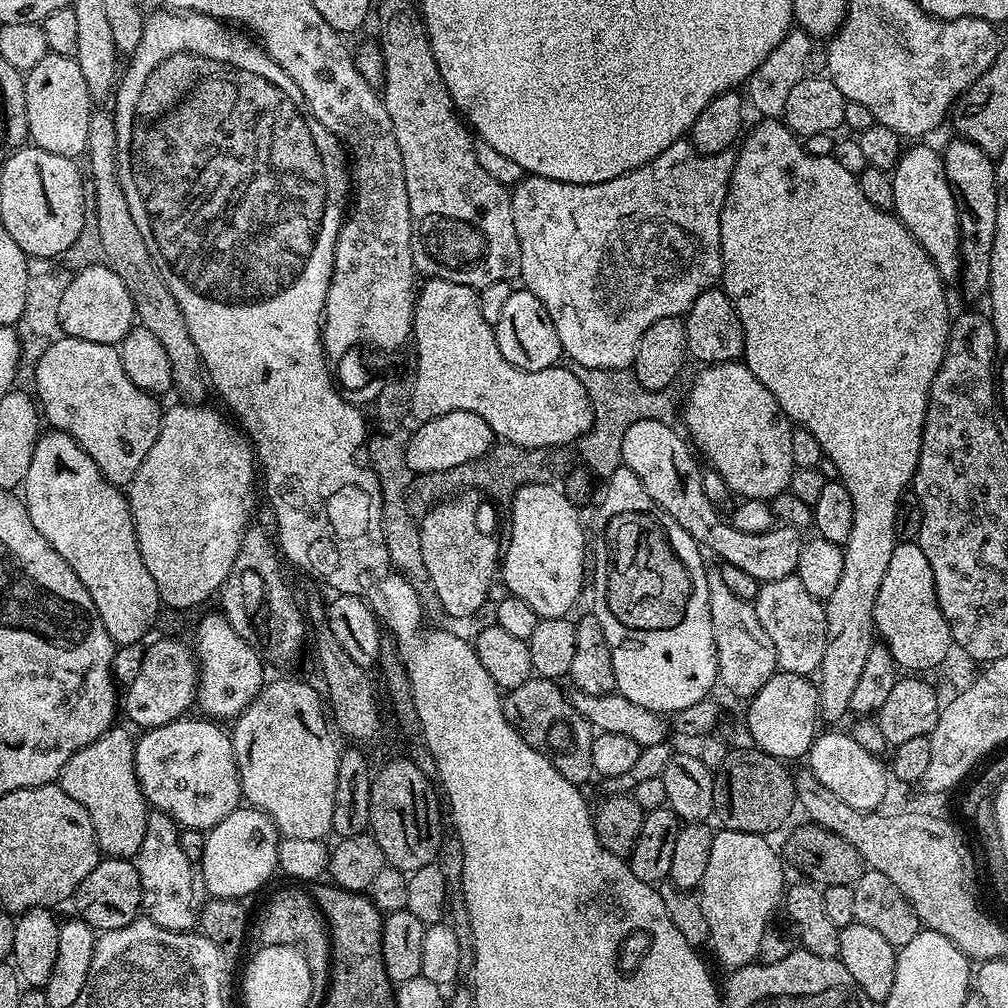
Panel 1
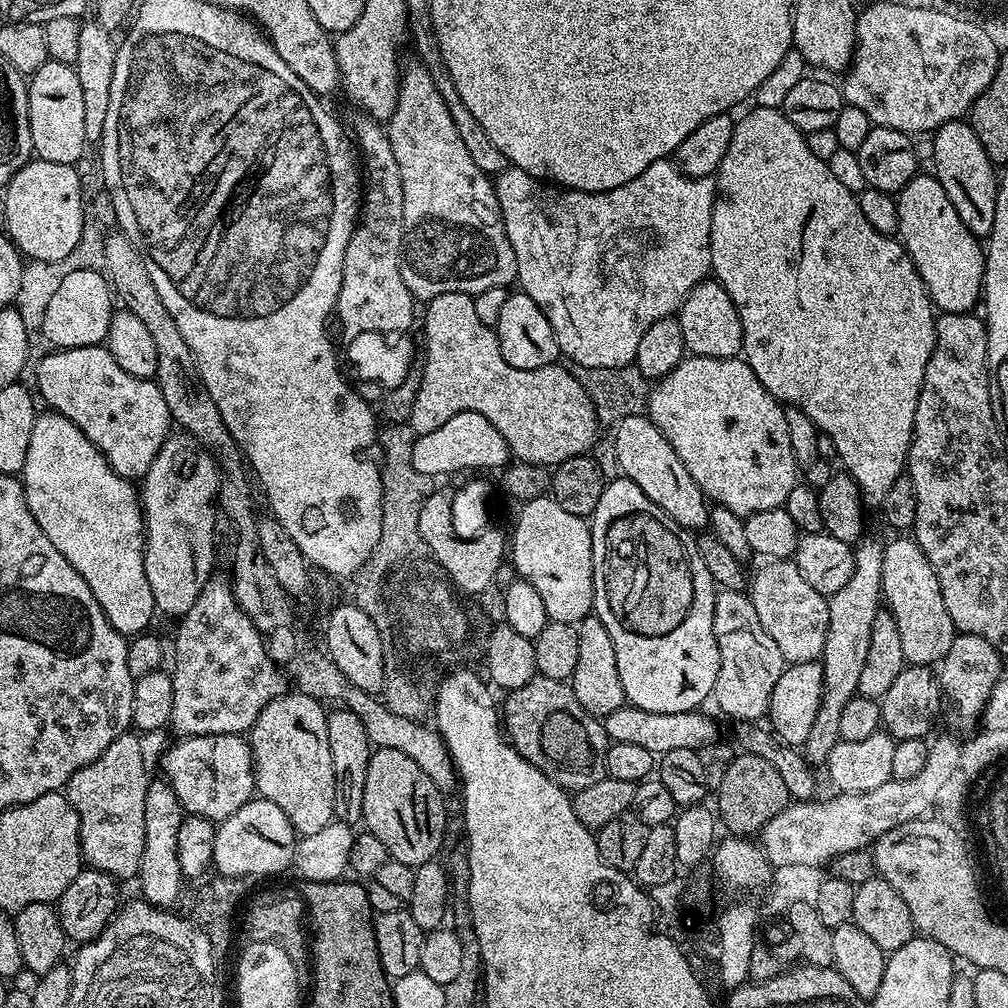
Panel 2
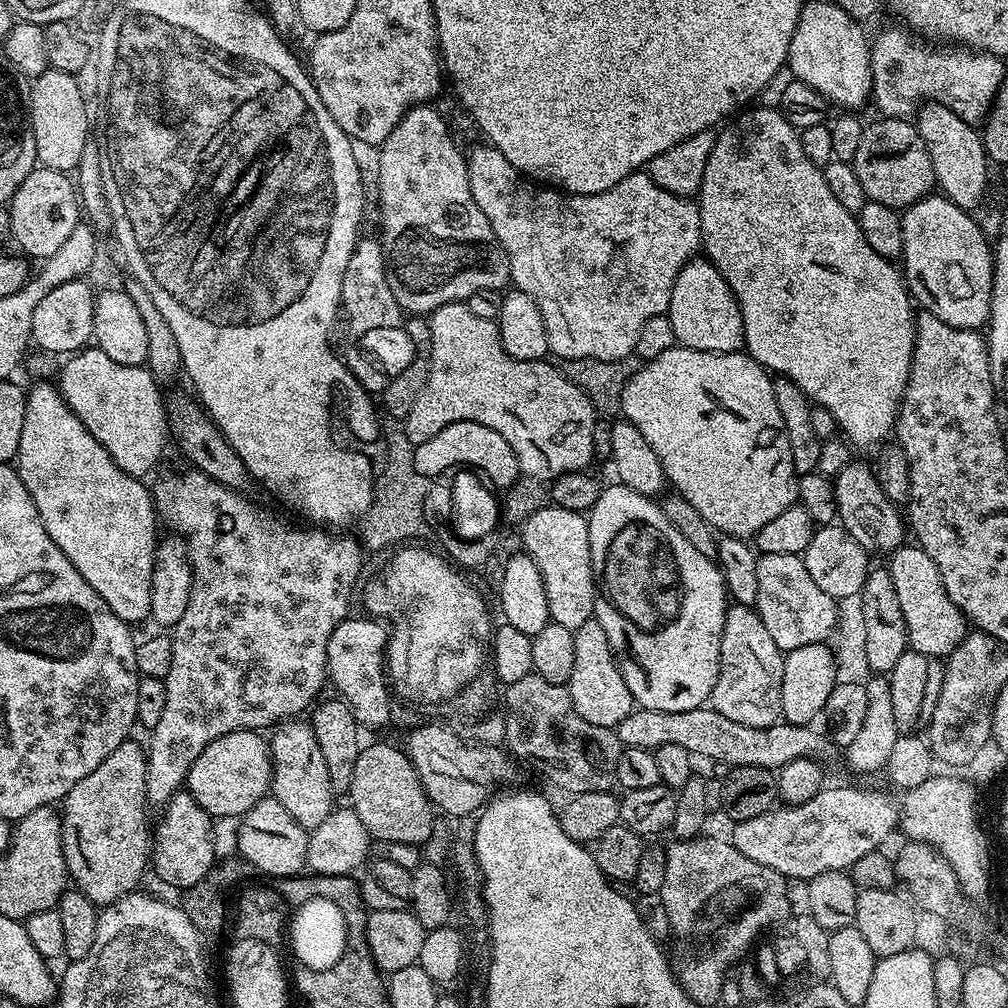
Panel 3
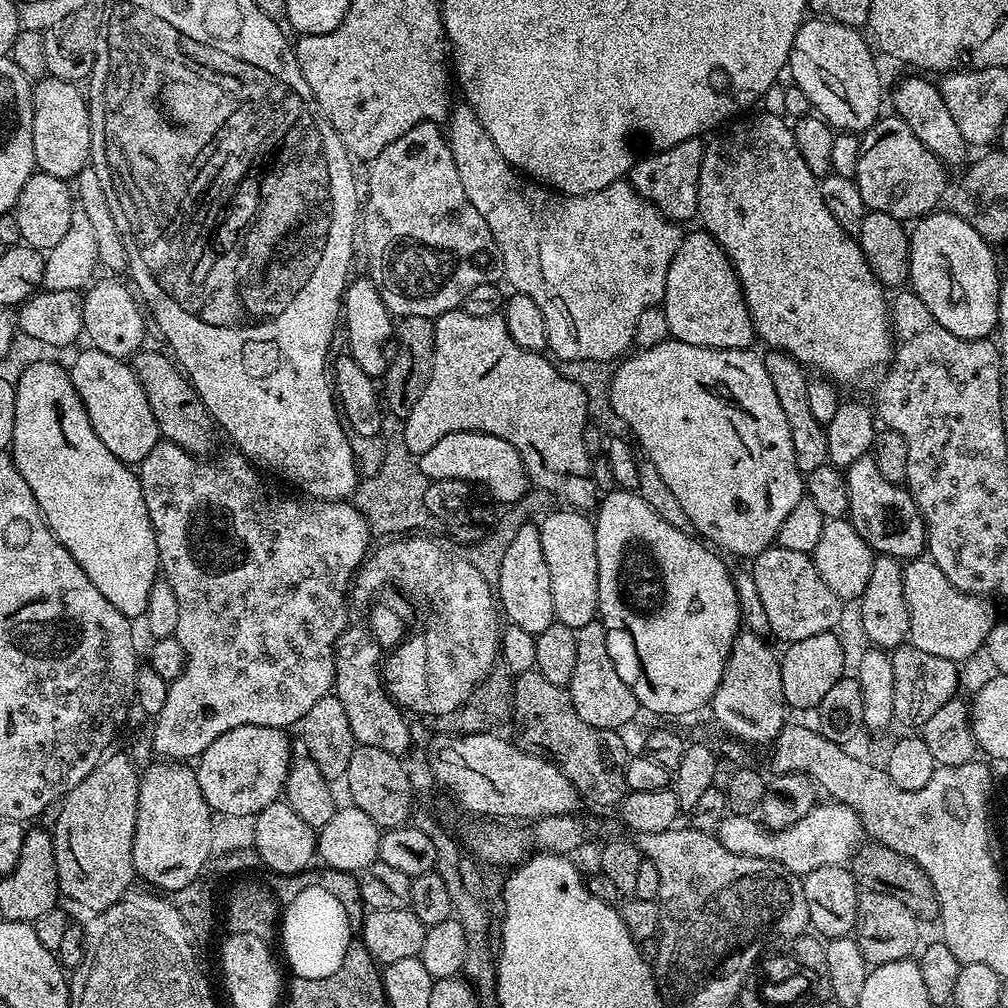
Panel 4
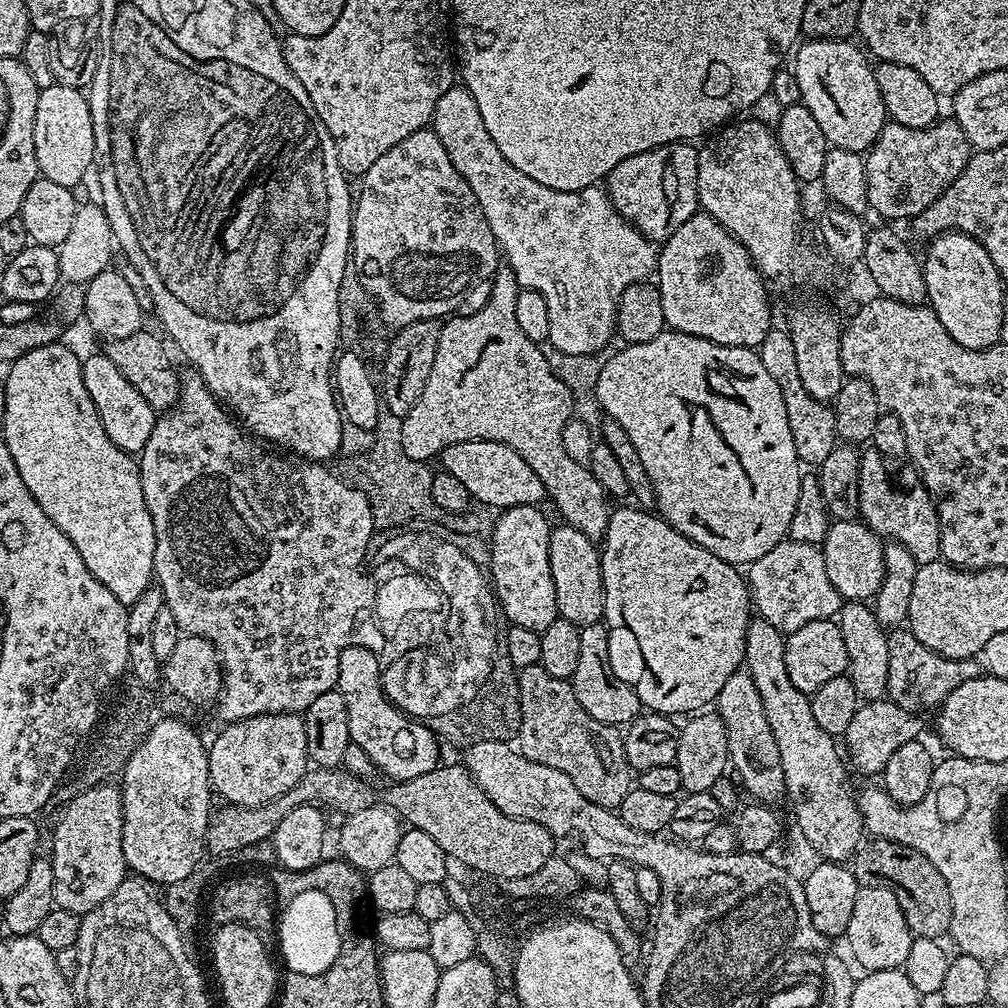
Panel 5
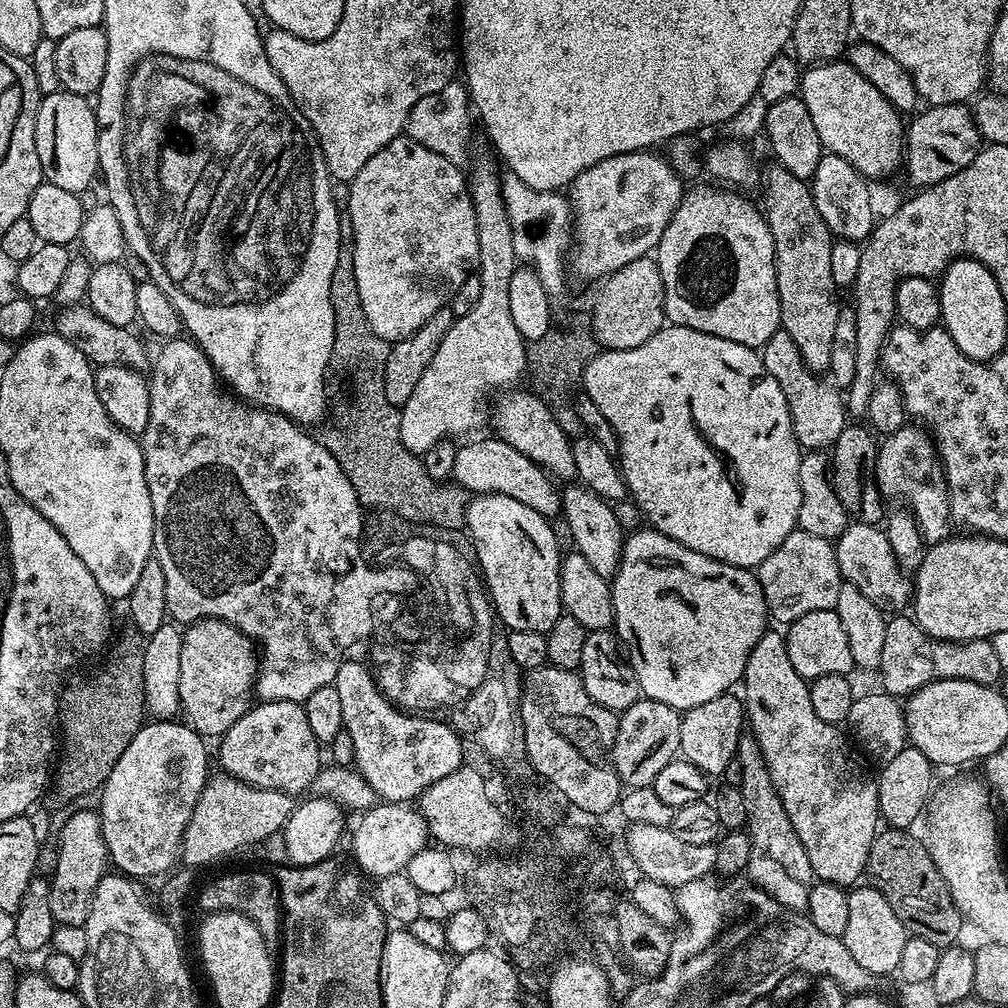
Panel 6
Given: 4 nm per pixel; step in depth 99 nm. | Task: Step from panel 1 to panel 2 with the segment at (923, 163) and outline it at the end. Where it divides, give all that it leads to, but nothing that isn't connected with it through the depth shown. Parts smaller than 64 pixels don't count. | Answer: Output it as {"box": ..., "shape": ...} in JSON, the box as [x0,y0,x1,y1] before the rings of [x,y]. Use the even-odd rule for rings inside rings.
{"box":[896,174,986,313],"shape":[[[932,174],[914,175],[896,196],[896,209],[898,210],[898,239],[910,254],[933,305],[941,313],[972,312],[975,304],[977,307],[982,300],[986,252],[978,237],[970,234],[970,230],[966,230],[965,224],[962,223],[962,218],[958,218],[958,210],[954,210],[954,202],[946,198],[946,190],[942,190],[942,182],[938,182]]]}

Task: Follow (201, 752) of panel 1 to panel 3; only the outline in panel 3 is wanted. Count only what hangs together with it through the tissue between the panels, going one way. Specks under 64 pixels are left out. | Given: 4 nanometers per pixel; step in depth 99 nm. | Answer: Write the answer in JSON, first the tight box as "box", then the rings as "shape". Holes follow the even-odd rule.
{"box":[187,728,274,818],"shape":[[[250,728],[226,734],[210,742],[210,746],[206,746],[189,766],[187,791],[213,818],[243,818],[257,802],[269,795],[274,757],[269,741],[260,736],[263,735],[259,731]]]}

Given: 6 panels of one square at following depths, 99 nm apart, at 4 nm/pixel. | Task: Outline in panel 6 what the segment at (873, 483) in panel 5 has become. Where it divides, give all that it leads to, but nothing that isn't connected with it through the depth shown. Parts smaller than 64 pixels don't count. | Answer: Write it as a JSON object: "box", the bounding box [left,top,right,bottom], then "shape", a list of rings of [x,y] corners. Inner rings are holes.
{"box":[876,422,954,546],"shape":[[[908,422],[879,441],[876,450],[876,484],[880,487],[881,497],[901,496],[905,500],[901,501],[918,522],[925,545],[931,546],[948,539],[954,528],[948,501],[948,483],[932,437],[923,427]]]}

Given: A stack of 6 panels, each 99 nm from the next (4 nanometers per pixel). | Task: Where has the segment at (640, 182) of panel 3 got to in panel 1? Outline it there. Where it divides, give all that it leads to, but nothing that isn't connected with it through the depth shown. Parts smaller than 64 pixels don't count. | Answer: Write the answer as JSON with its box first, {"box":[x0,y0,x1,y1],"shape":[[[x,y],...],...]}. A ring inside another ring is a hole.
{"box":[511,139,733,368],"shape":[[[687,139],[674,142],[666,150],[662,150],[662,154],[658,154],[658,158],[654,158],[650,162],[646,162],[642,167],[635,168],[633,172],[622,174],[618,178],[610,178],[610,182],[598,182],[597,184],[563,184],[557,180],[550,178],[542,178],[541,176],[525,175],[519,184],[511,189],[512,209],[514,210],[514,230],[518,234],[518,242],[520,243],[520,275],[519,279],[524,280],[523,287],[529,292],[533,292],[538,298],[538,302],[542,302],[542,306],[546,306],[546,314],[550,314],[550,318],[554,322],[554,330],[558,330],[558,338],[560,339],[560,347],[563,355],[568,360],[574,362],[582,362],[582,366],[590,366],[591,368],[628,368],[635,361],[636,347],[642,338],[642,334],[646,334],[646,330],[650,330],[650,326],[654,326],[654,322],[658,322],[658,318],[670,318],[671,316],[683,317],[690,310],[690,306],[698,298],[698,294],[702,294],[707,288],[713,287],[721,279],[722,276],[722,250],[720,249],[720,215],[722,214],[722,206],[726,202],[726,194],[728,193],[728,183],[732,177],[732,161],[733,157],[728,152],[720,152],[716,156],[701,156]]]}

